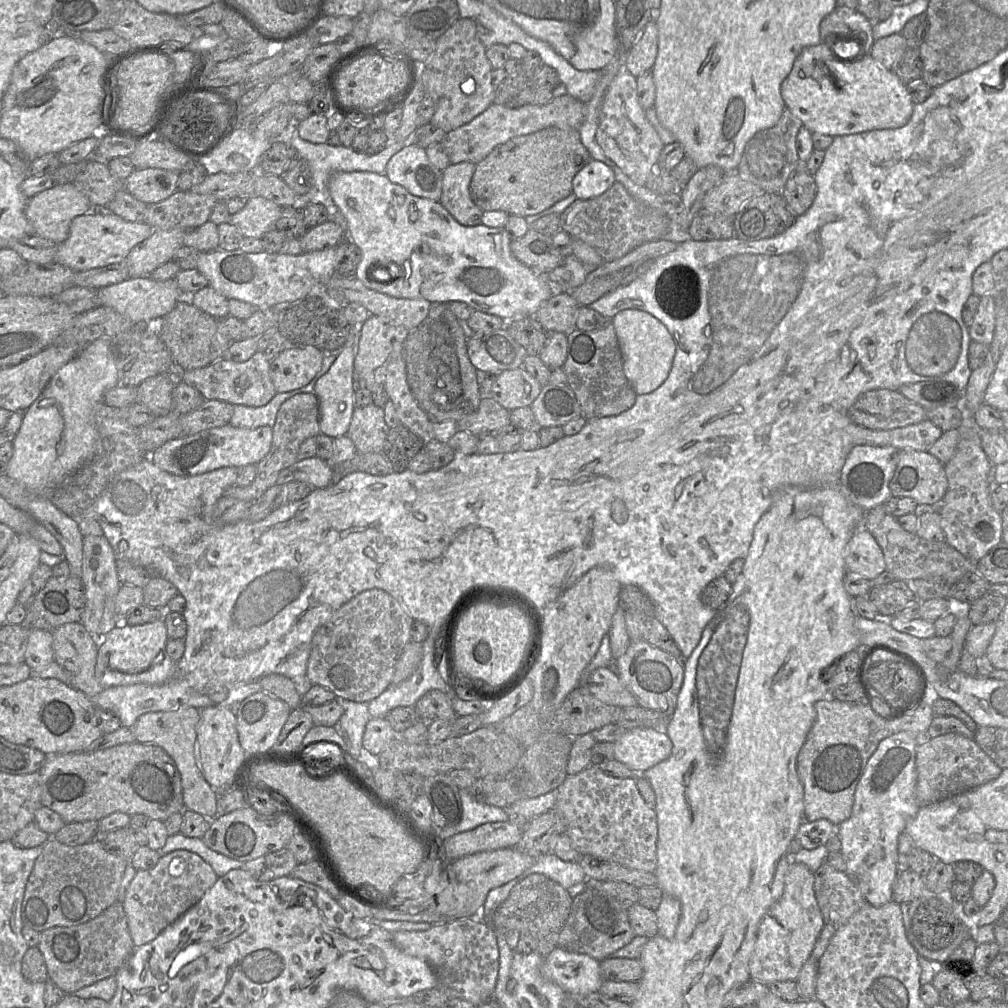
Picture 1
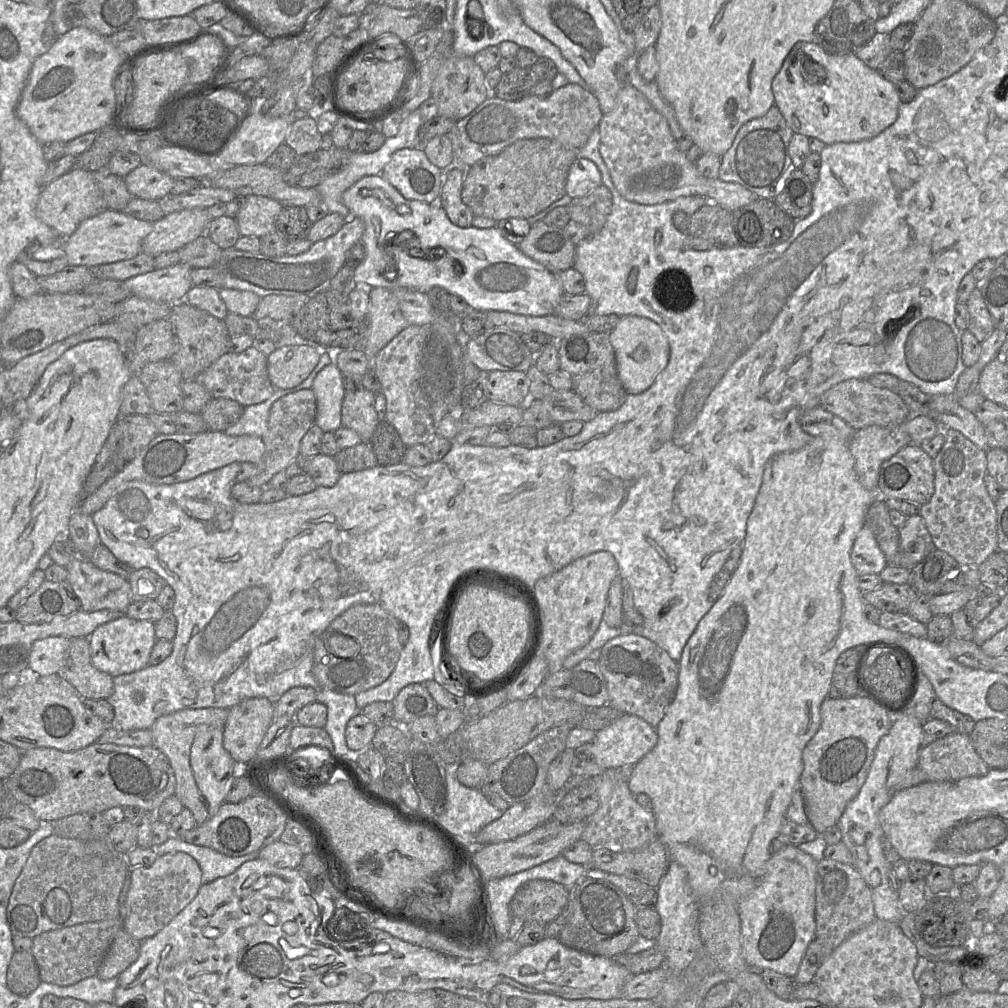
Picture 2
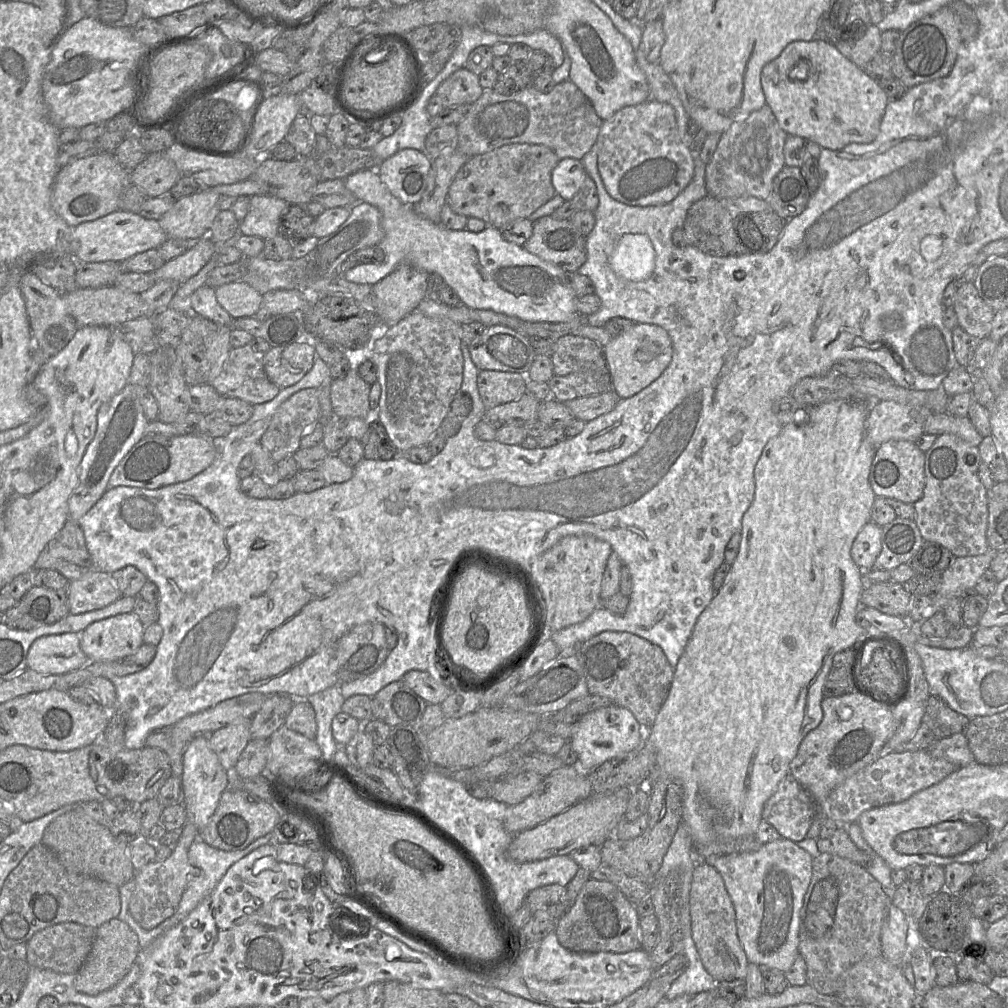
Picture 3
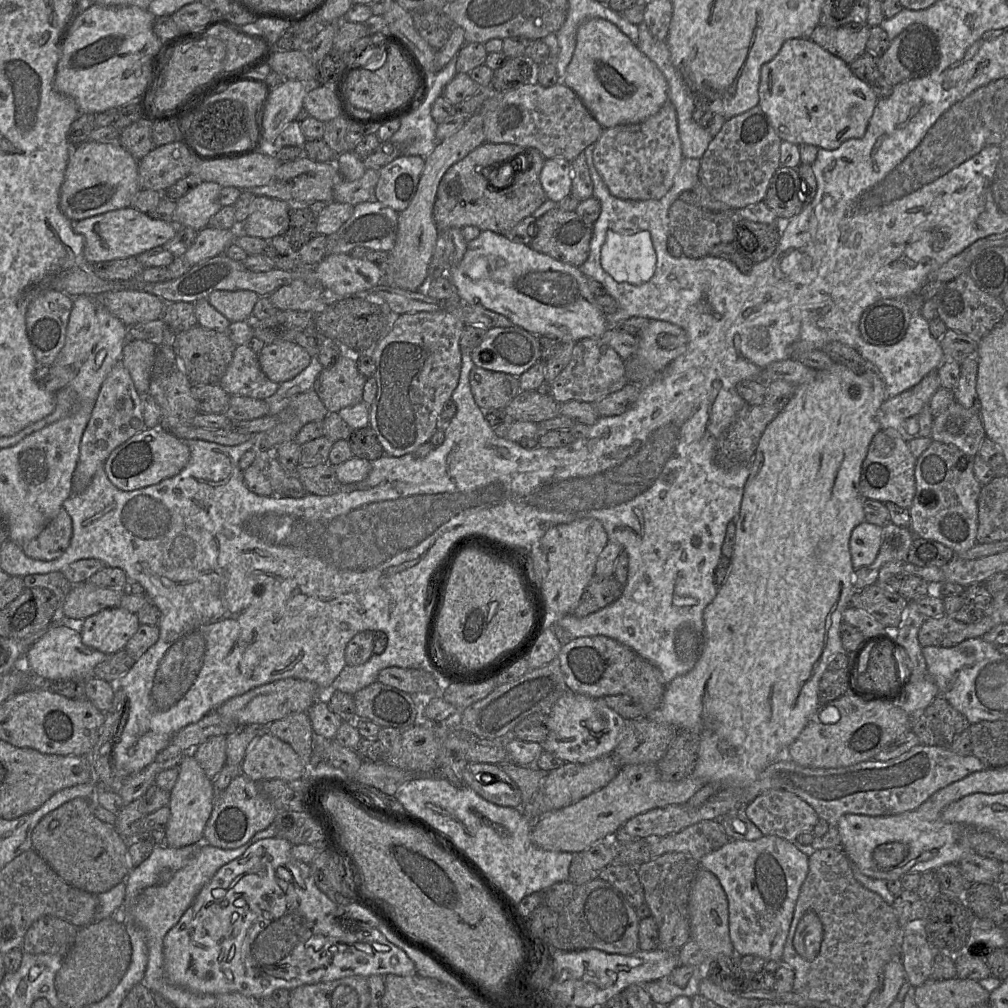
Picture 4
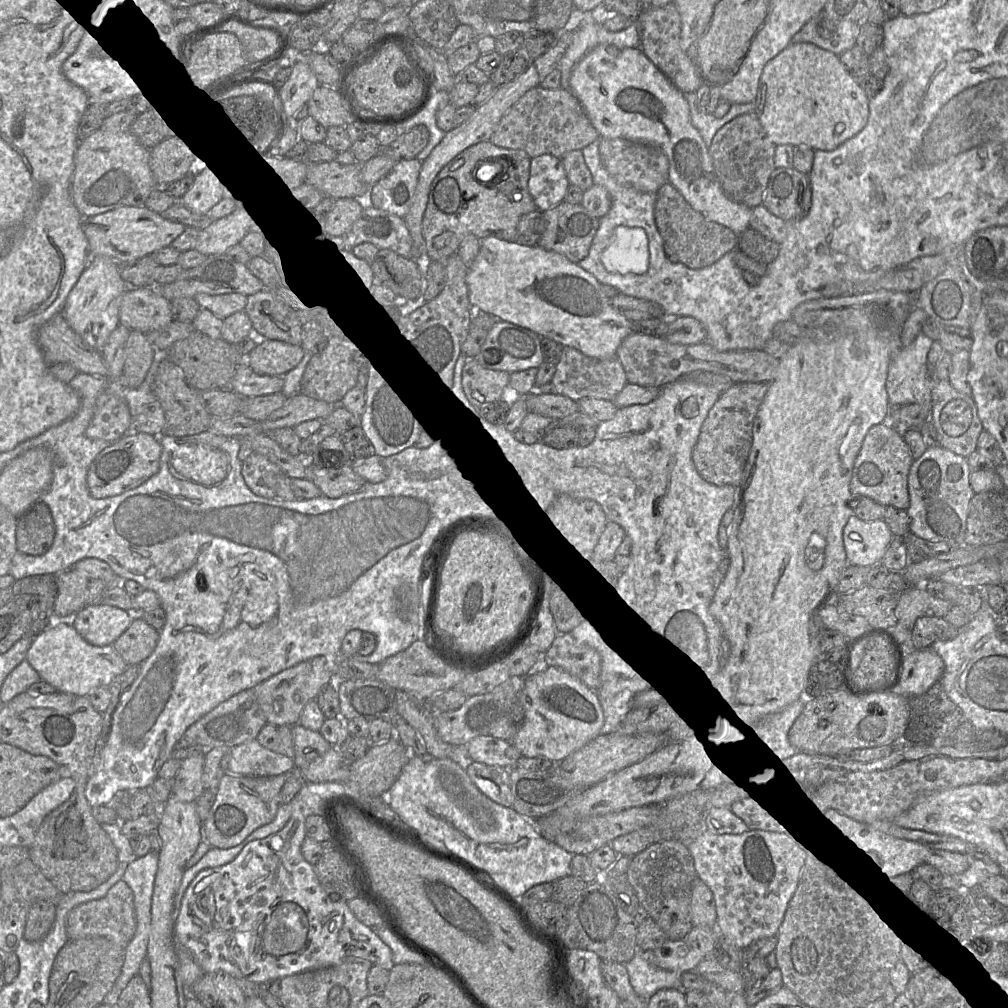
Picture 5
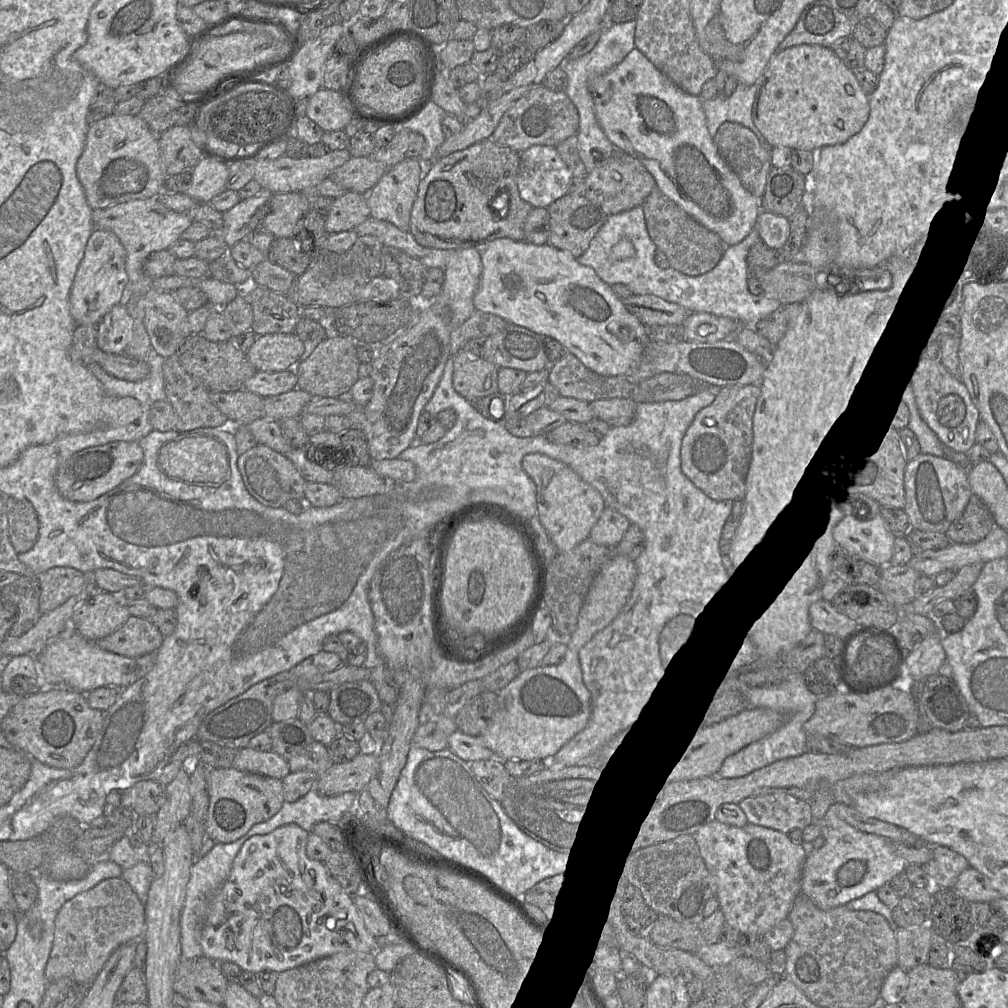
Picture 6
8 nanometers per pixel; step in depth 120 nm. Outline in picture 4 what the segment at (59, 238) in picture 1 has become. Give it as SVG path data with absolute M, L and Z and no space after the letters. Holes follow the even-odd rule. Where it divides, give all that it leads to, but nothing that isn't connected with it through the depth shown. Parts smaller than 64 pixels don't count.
M86 140L72 148L60 187L59 207L71 221L78 221L108 211L131 206L133 197L141 189L138 160L125 150L118 141L100 143Z

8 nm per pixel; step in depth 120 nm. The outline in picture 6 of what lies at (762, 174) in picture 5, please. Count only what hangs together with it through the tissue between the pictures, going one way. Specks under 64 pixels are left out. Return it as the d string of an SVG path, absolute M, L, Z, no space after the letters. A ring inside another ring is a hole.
M723 122L713 140L720 155L736 173L745 189L760 201L765 190L767 176L772 167L771 151L761 144L754 132L736 122Z

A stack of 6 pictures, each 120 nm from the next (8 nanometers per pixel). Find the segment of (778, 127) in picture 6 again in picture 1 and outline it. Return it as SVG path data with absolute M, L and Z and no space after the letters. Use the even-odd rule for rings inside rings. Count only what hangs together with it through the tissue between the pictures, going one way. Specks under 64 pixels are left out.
M823 42L802 49L791 72L781 83L780 91L785 108L802 122L803 127L833 138L902 127L910 120L914 107L907 85L893 70L884 67L869 53L857 56L852 51L840 51L835 46L833 51L830 44Z

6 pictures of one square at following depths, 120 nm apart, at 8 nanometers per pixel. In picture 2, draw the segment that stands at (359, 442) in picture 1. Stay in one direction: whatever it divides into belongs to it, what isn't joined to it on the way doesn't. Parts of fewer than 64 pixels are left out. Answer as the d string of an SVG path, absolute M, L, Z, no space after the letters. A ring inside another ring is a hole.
M364 388L346 392L341 409L342 426L358 433L361 442L368 442L380 422L375 409L375 394Z

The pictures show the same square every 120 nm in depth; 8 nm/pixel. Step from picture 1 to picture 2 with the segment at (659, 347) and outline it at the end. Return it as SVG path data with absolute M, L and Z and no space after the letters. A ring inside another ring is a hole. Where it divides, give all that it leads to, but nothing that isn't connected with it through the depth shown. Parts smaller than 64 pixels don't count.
M622 316L610 332L609 339L615 352L619 380L628 394L640 394L647 390L668 363L668 338L662 328L648 318Z

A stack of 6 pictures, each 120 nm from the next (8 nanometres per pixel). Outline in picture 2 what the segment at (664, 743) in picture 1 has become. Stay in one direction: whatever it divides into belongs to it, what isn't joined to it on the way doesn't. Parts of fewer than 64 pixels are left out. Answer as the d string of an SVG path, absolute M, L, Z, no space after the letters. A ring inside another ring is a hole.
M623 713L607 727L596 731L592 760L604 769L634 766L658 741L656 728L642 718Z

